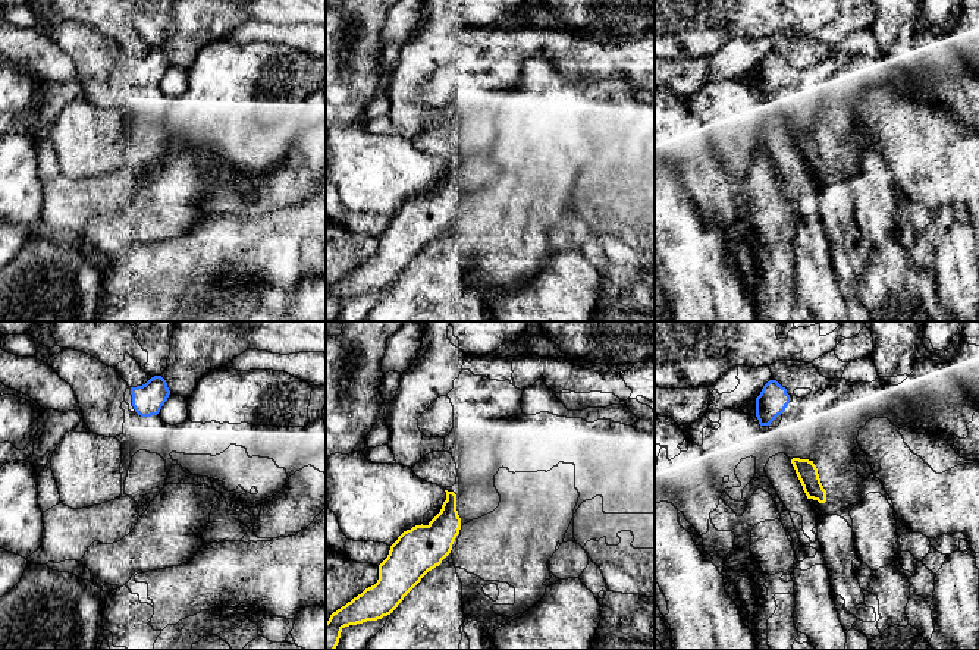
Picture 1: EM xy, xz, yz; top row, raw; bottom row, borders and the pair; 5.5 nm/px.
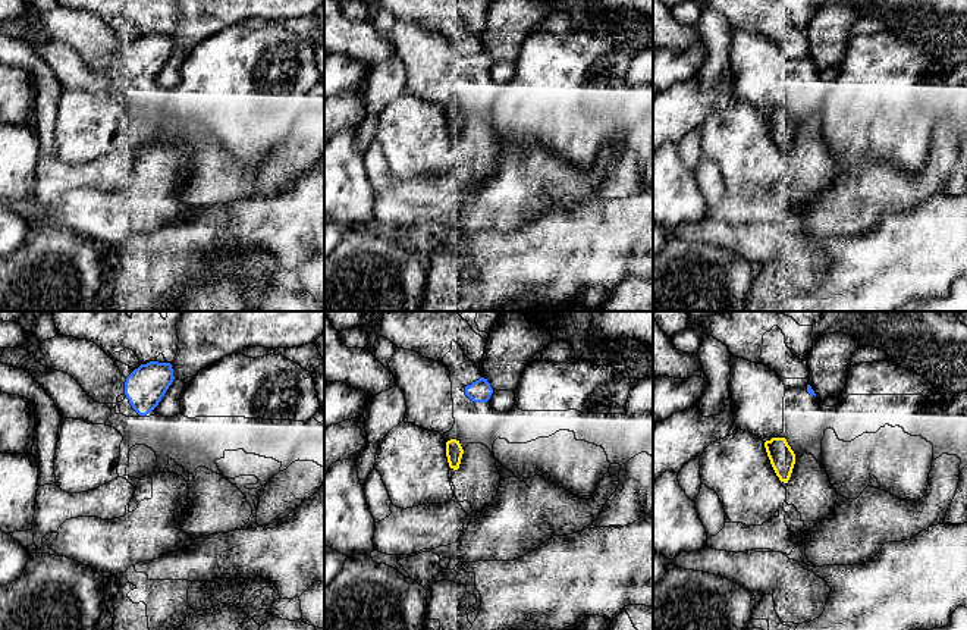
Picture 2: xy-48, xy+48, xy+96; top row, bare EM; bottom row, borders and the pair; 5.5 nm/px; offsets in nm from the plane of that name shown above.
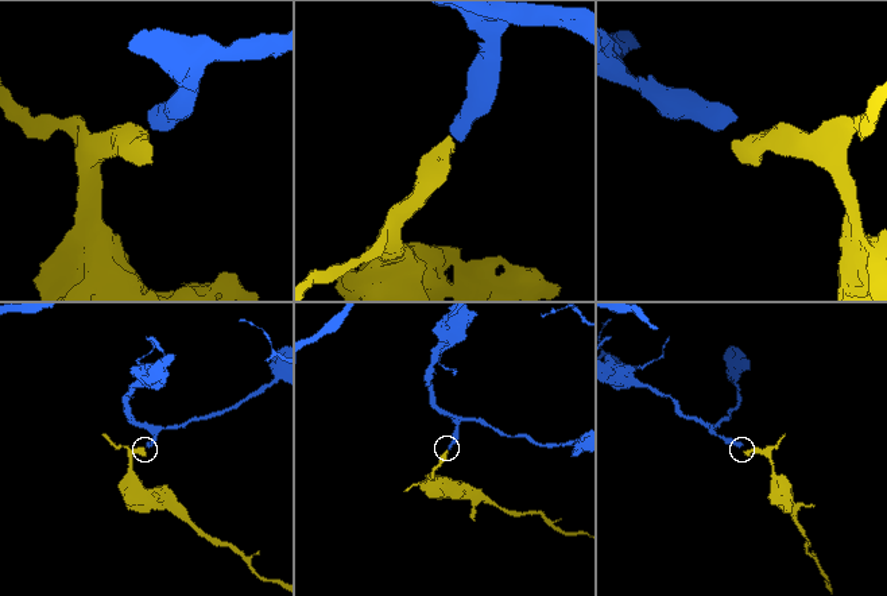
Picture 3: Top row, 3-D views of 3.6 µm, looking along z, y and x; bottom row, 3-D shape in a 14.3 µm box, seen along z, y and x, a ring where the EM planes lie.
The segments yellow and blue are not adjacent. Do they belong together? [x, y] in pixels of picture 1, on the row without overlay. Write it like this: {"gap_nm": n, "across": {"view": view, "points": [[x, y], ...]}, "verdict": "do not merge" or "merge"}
{"gap_nm": 220, "across": {"view": "yz", "points": [[793, 129], [768, 96]]}, "verdict": "merge"}

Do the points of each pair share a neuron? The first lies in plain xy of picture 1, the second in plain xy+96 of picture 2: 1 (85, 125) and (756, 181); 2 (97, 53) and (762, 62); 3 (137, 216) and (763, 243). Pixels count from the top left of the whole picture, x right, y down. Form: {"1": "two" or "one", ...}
{"1": "one", "2": "one", "3": "two"}

